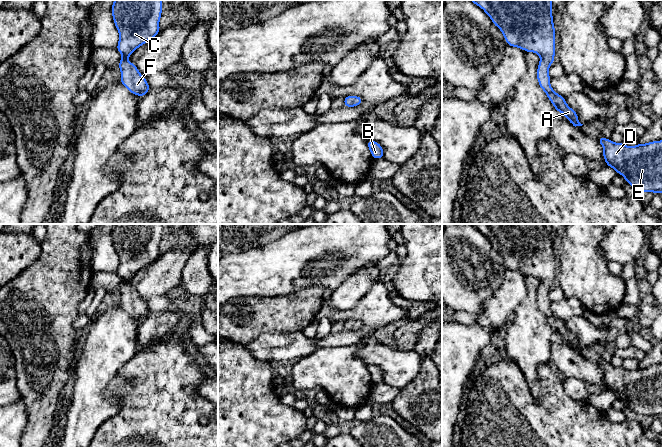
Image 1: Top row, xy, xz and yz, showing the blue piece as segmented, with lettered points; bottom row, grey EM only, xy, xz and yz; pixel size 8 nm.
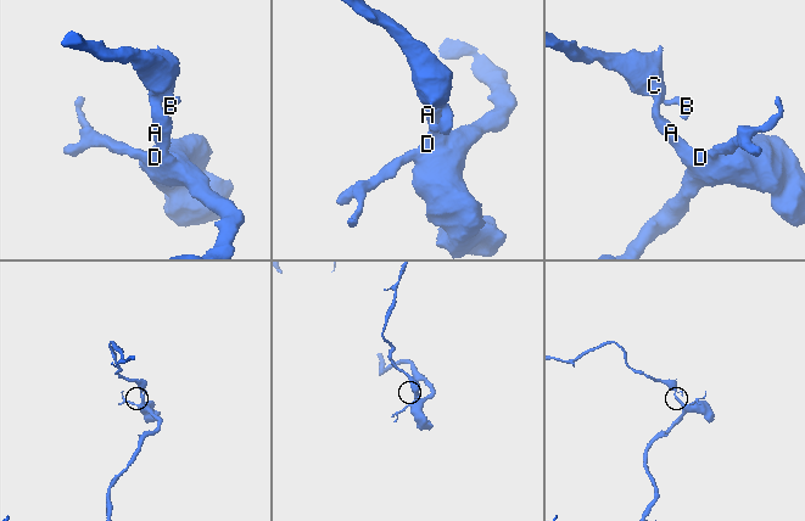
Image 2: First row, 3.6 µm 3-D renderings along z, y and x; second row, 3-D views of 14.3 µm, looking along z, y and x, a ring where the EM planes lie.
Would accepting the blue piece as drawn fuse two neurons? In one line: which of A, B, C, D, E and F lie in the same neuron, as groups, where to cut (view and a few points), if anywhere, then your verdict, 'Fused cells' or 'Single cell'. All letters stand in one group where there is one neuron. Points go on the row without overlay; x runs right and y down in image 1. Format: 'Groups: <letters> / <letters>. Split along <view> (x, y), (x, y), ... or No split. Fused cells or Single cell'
Groups: A B C D E F. No split. Single cell

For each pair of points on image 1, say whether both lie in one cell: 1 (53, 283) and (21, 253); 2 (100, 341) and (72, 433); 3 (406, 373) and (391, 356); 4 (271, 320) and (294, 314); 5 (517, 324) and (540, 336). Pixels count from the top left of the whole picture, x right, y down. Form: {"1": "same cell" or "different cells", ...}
{"1": "different cells", "2": "same cell", "3": "same cell", "4": "same cell", "5": "same cell"}

